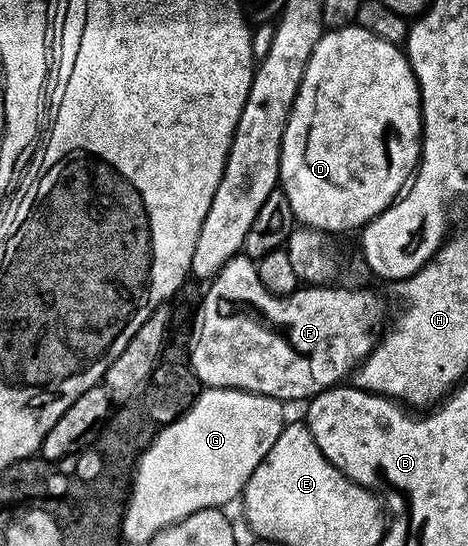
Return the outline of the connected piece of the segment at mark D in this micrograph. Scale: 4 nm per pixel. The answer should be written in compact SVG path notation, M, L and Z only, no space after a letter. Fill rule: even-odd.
M357 24L341 26L339 30L326 30L322 38L312 48L312 56L308 60L308 68L304 68L304 80L300 80L300 88L296 92L296 100L292 104L292 112L288 116L288 124L284 128L282 147L280 148L280 172L278 180L284 196L288 196L288 204L292 208L295 219L303 226L311 226L327 235L342 234L345 230L361 231L373 218L380 216L405 191L418 169L418 159L422 156L422 97L416 76L406 59L403 47L397 42L389 42Z

